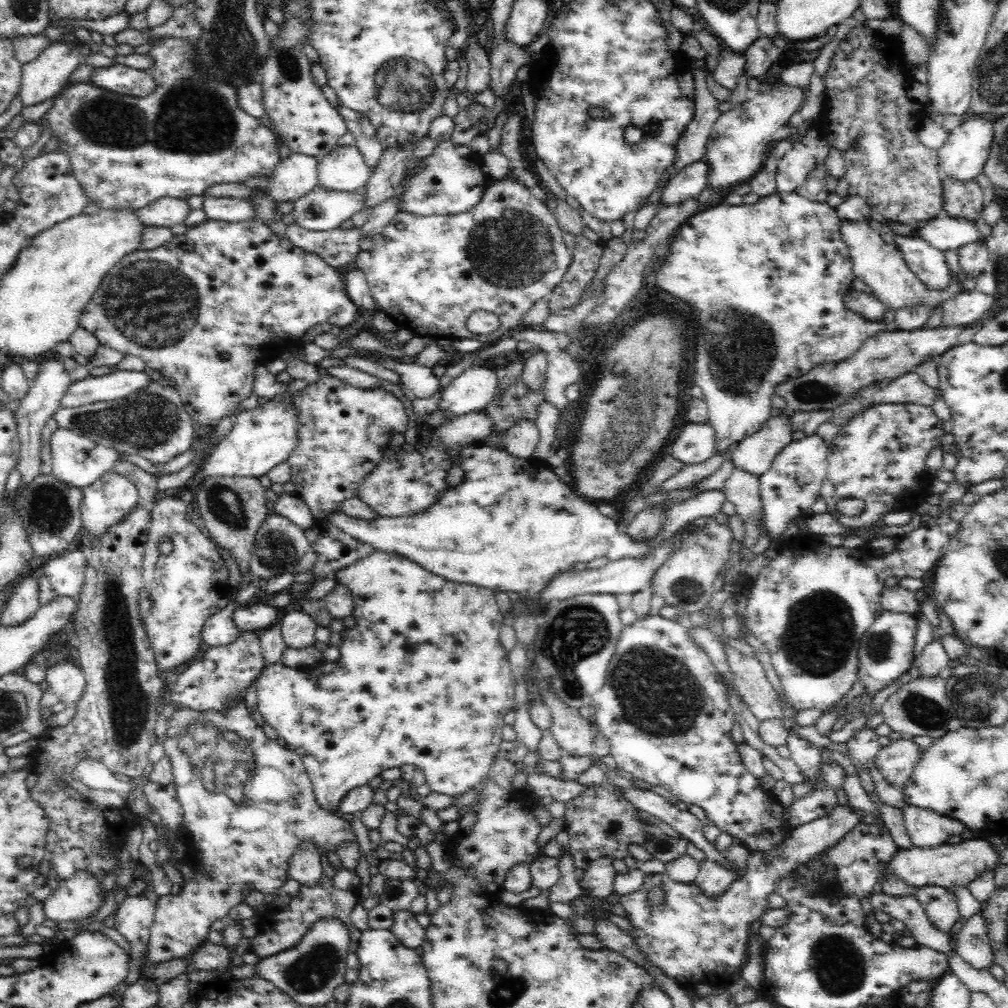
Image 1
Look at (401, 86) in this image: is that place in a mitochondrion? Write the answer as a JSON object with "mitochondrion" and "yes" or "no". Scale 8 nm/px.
{"mitochondrion":"yes"}

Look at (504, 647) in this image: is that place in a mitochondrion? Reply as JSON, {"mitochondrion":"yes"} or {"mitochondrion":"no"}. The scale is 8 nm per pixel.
{"mitochondrion":"no"}

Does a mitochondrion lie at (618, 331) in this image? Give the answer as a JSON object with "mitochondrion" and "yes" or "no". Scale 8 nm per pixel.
{"mitochondrion":"no"}

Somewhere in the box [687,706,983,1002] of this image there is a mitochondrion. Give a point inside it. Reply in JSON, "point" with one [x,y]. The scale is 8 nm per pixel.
{"point":[836,973]}

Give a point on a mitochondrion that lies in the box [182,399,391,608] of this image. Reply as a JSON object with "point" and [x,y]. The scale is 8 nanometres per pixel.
{"point":[223,502]}

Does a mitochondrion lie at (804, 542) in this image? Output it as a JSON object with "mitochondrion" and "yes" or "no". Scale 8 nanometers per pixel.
{"mitochondrion":"no"}

